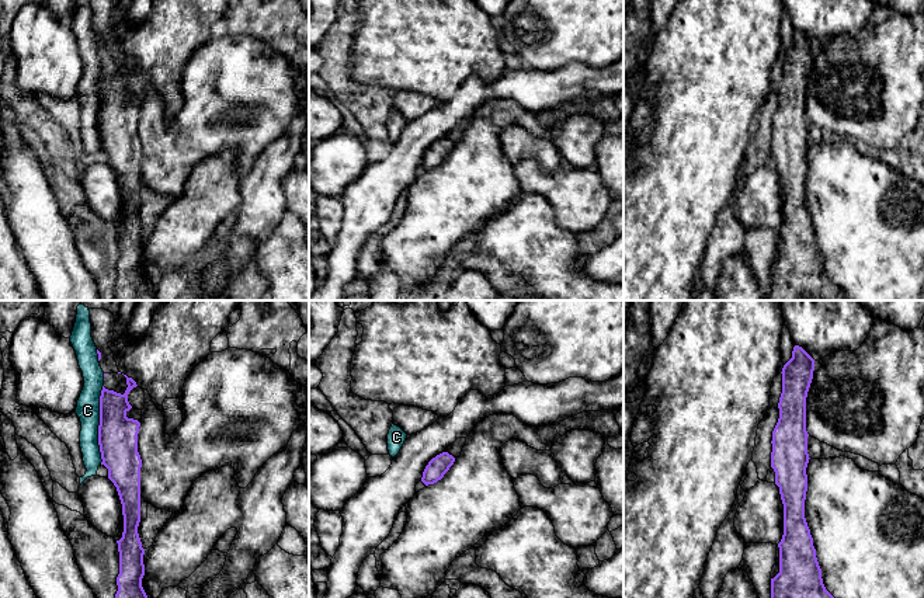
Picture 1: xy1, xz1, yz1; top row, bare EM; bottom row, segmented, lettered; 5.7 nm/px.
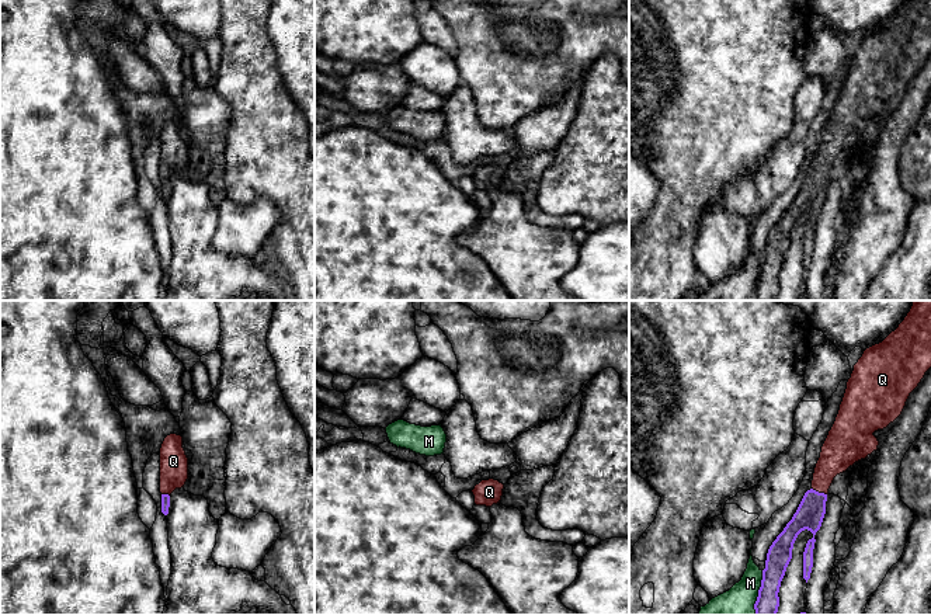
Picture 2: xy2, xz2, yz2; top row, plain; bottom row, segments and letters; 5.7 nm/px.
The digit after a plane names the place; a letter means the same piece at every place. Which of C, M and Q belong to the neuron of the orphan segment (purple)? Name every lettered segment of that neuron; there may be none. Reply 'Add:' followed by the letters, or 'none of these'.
Add: Q

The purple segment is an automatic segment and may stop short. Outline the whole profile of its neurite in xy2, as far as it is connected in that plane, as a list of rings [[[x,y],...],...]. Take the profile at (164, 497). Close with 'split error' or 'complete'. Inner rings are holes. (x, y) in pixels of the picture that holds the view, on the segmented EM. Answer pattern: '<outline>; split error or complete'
[[[170,434],[160,448],[160,493],[161,512],[169,514],[170,494],[184,487],[188,479],[188,458],[183,448],[183,437]]]; split error

